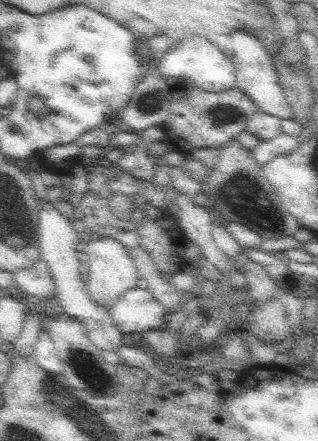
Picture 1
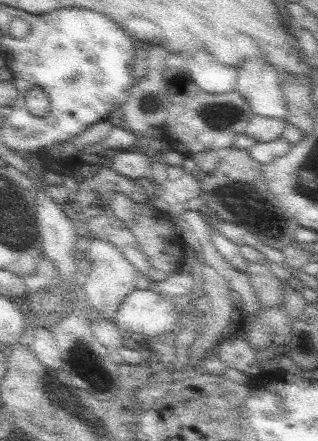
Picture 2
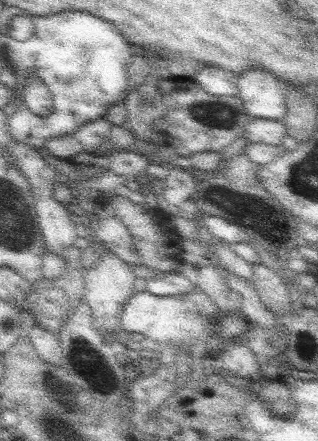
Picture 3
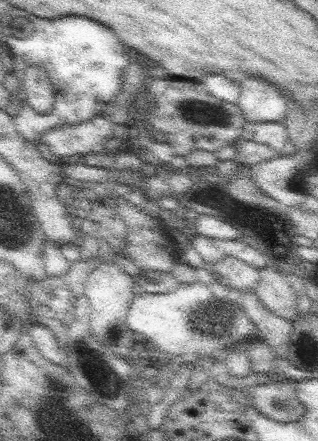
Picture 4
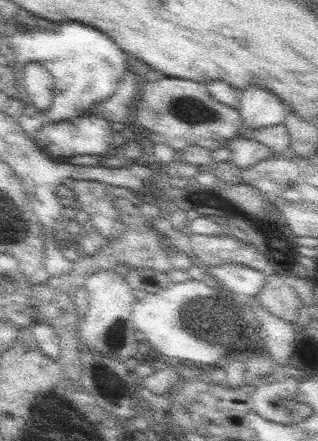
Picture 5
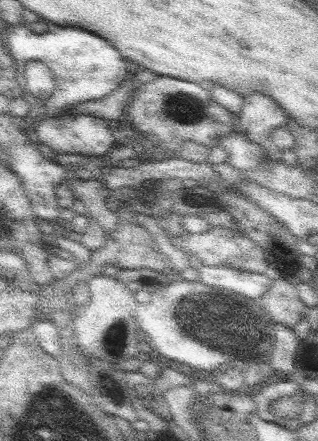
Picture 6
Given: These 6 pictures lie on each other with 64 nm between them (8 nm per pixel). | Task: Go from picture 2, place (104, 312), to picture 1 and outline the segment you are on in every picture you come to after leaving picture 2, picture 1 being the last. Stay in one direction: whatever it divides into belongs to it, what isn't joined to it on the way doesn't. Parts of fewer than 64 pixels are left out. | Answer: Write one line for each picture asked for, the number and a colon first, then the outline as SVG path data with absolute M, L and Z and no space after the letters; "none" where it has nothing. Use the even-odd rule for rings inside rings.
1: M87 236L85 242L81 244L81 252L89 266L89 278L85 280L89 296L93 298L95 304L103 306L107 312L111 310L111 306L115 306L115 302L121 298L121 294L137 288L135 282L139 280L139 272L137 272L135 264L131 262L127 250L123 248L123 244L117 238L89 238Z

